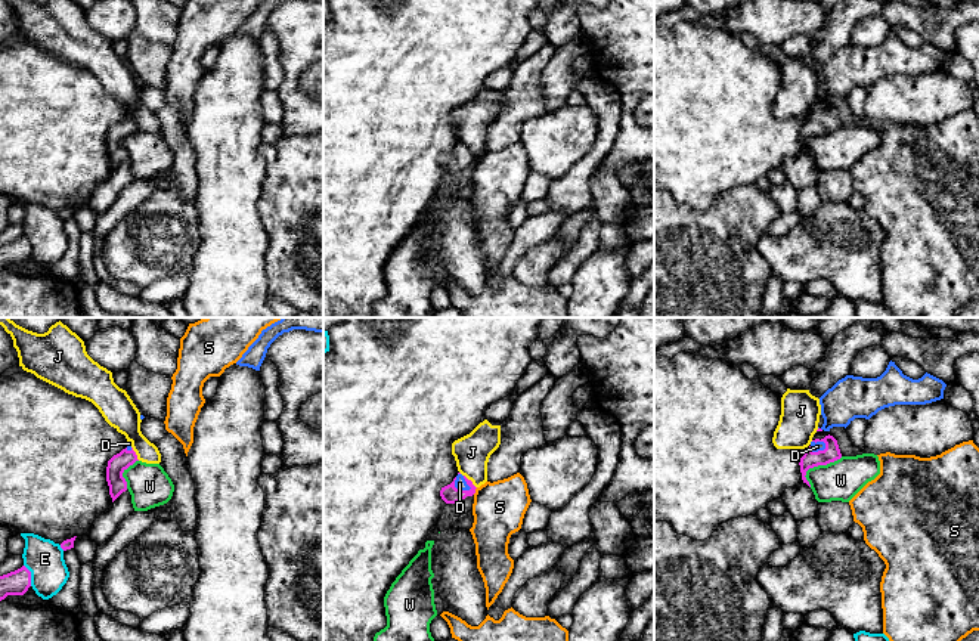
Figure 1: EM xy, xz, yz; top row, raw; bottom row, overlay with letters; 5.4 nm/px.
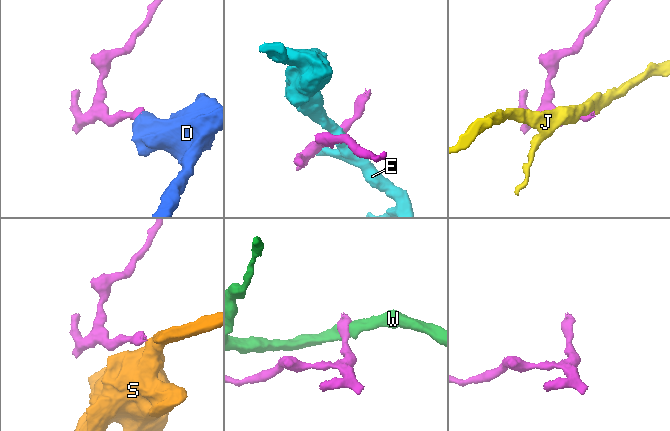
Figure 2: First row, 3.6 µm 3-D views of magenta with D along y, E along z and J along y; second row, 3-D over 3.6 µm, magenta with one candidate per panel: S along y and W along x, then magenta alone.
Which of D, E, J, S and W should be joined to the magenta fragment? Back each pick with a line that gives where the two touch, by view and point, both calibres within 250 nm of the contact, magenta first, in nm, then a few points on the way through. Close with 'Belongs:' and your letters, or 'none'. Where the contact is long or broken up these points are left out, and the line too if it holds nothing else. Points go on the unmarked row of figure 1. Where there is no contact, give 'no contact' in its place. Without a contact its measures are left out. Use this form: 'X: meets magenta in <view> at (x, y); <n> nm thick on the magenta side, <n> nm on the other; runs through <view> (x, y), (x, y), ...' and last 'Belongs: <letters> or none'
D: meets magenta in xz at (458, 158); 100 nm thick on the magenta side, 60 nm on the other; runs through xz (449, 163), (458, 158), (459, 152)
Belongs: D

